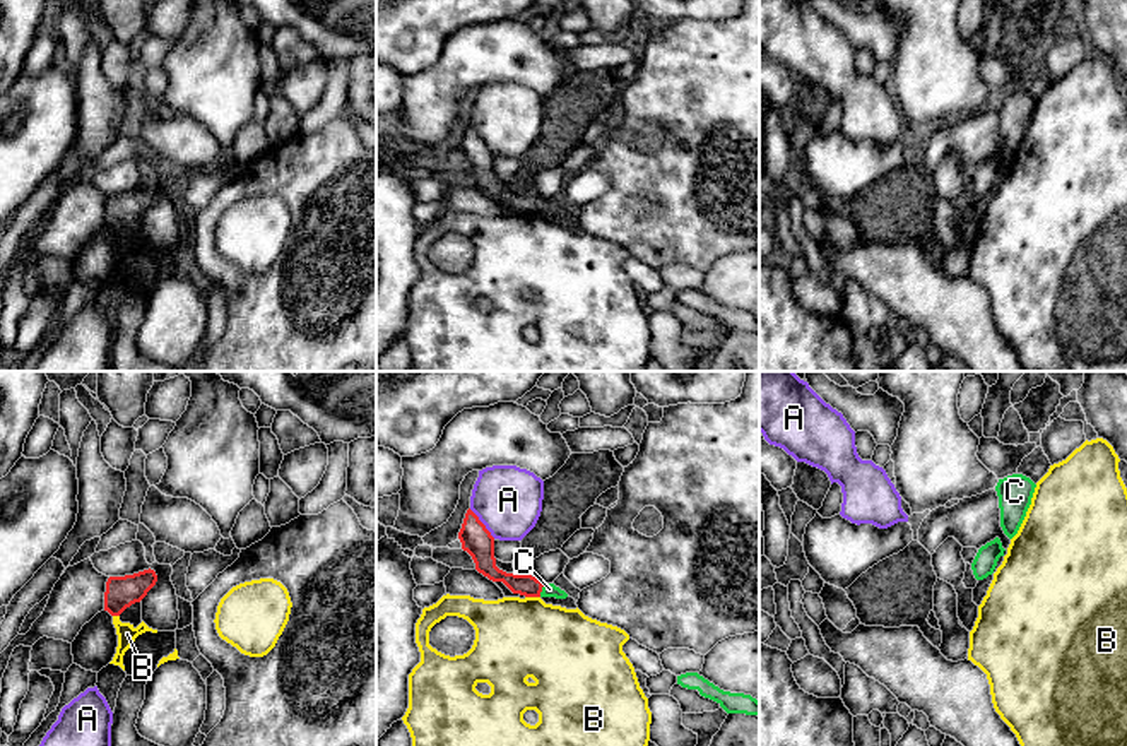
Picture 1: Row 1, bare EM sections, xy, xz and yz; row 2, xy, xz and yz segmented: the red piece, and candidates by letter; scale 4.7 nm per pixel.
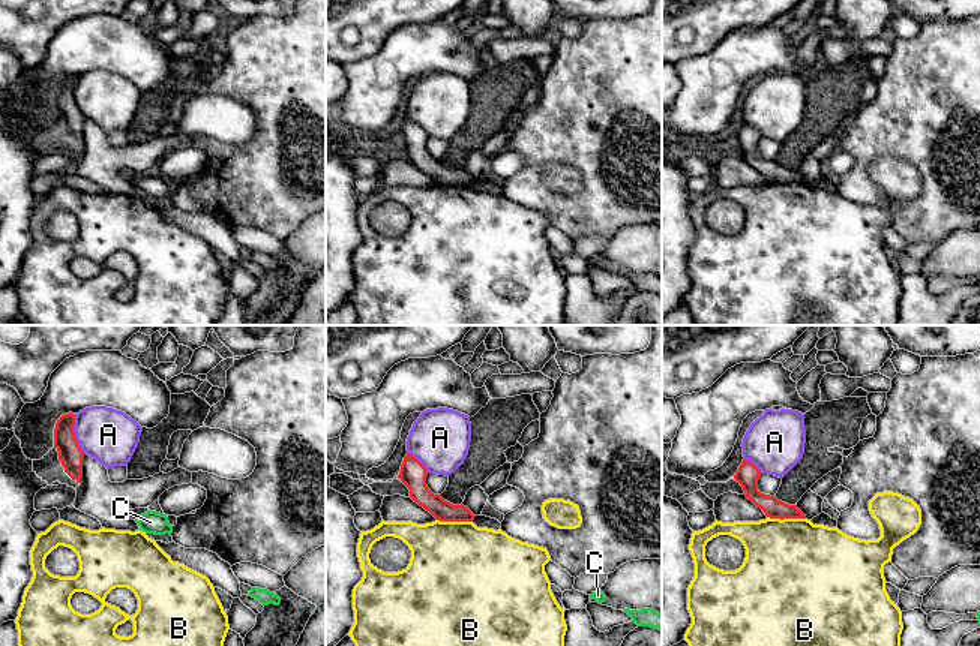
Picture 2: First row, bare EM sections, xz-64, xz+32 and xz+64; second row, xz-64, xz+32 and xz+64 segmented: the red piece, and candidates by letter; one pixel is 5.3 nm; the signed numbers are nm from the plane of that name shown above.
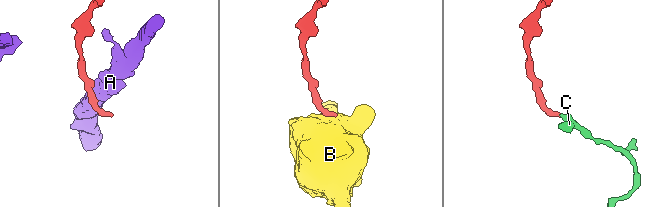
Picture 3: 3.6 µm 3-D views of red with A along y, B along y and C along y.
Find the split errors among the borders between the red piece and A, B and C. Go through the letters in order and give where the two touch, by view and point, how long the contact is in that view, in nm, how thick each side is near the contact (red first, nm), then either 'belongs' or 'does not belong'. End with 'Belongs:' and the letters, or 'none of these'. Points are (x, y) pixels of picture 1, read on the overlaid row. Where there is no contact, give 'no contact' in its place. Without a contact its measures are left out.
A: contact xz (483, 524); length 190 nm; calibres 150 and 320 nm; does not belong
B: contact xz (532, 596); length 70 nm; calibres 100 and 380 nm; does not belong
C: contact xz (541, 591); length 70 nm; calibres 100 and 60 nm; belongs
Belongs: C

